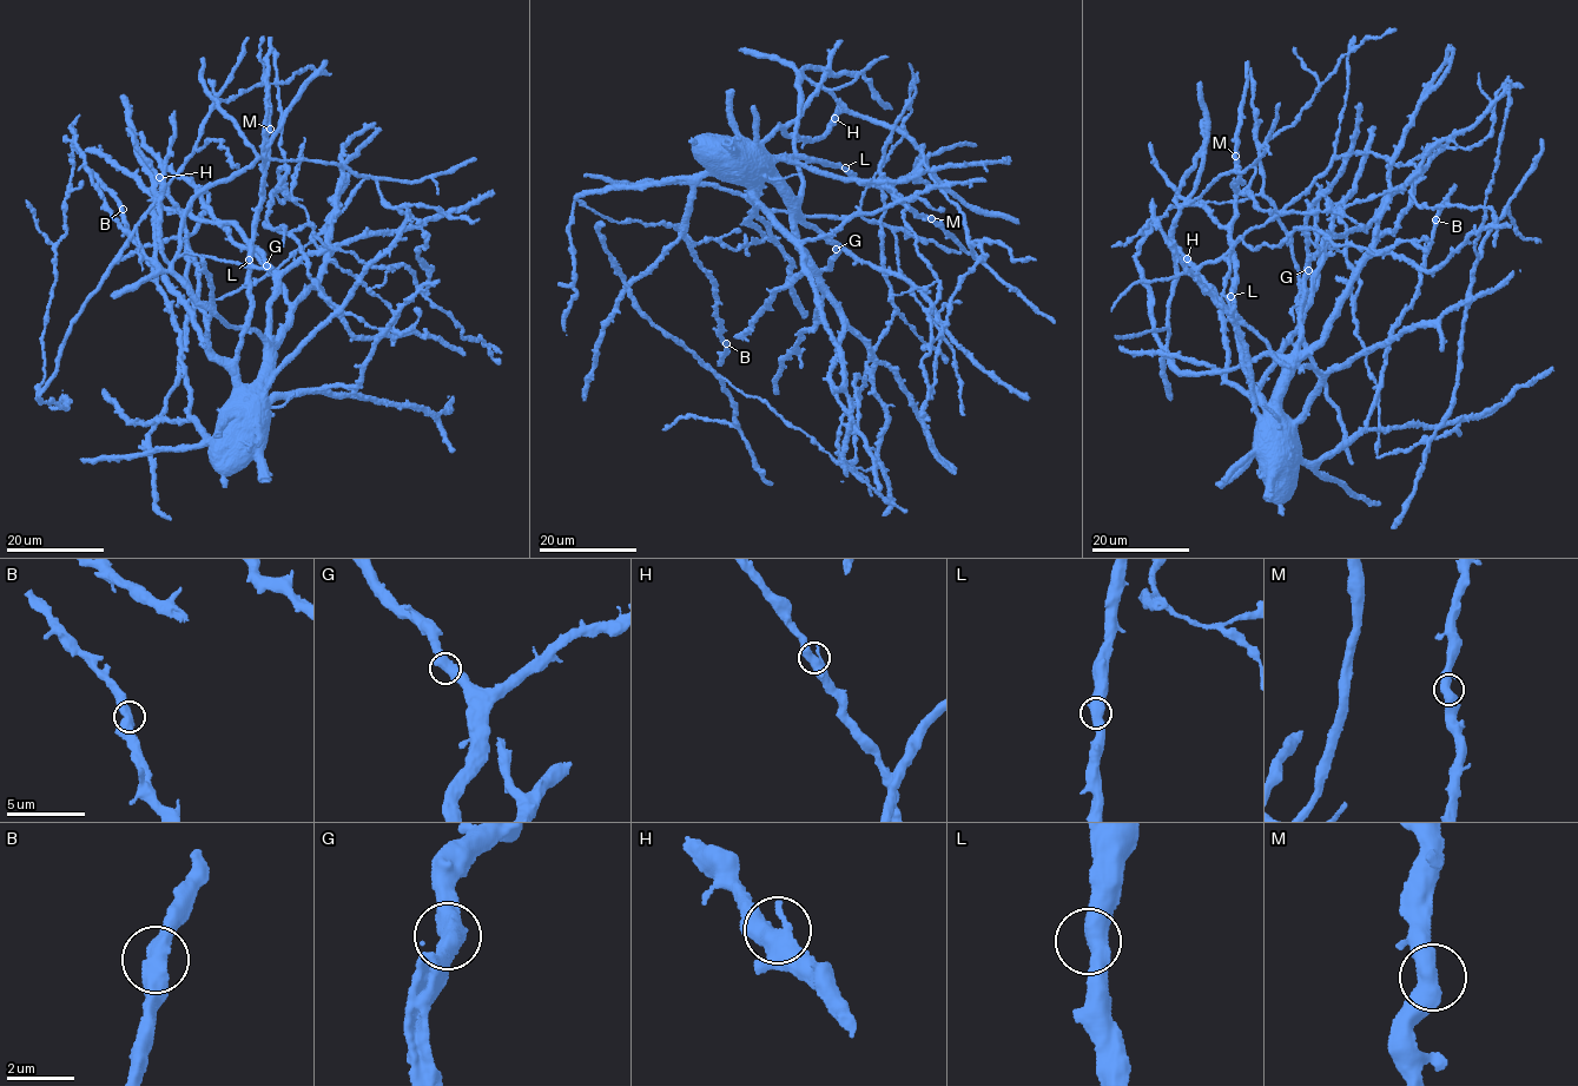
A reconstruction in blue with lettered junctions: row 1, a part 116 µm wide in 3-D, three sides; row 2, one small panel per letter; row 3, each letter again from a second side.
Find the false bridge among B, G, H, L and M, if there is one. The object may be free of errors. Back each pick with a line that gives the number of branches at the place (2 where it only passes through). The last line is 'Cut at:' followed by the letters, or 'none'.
Cut at: none

